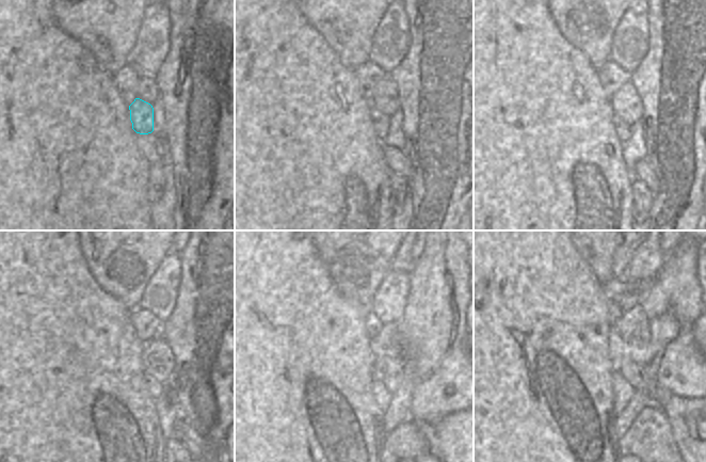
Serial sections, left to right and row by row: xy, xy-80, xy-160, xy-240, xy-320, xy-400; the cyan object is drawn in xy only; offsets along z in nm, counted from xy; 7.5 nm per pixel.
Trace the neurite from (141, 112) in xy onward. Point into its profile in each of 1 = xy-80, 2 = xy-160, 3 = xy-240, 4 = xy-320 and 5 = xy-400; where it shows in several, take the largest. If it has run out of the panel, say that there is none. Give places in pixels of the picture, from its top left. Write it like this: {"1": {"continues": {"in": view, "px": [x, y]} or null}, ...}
{"1": {"continues": {"in": "xy-80", "px": [381, 122]}}, "2": {"continues": {"in": "xy-160", "px": [623, 130]}}, "3": {"continues": {"in": "xy-240", "px": [144, 376]}}, "4": {"continues": {"in": "xy-320", "px": [383, 389]}}, "5": {"continues": {"in": "xy-400", "px": [622, 392]}}}

